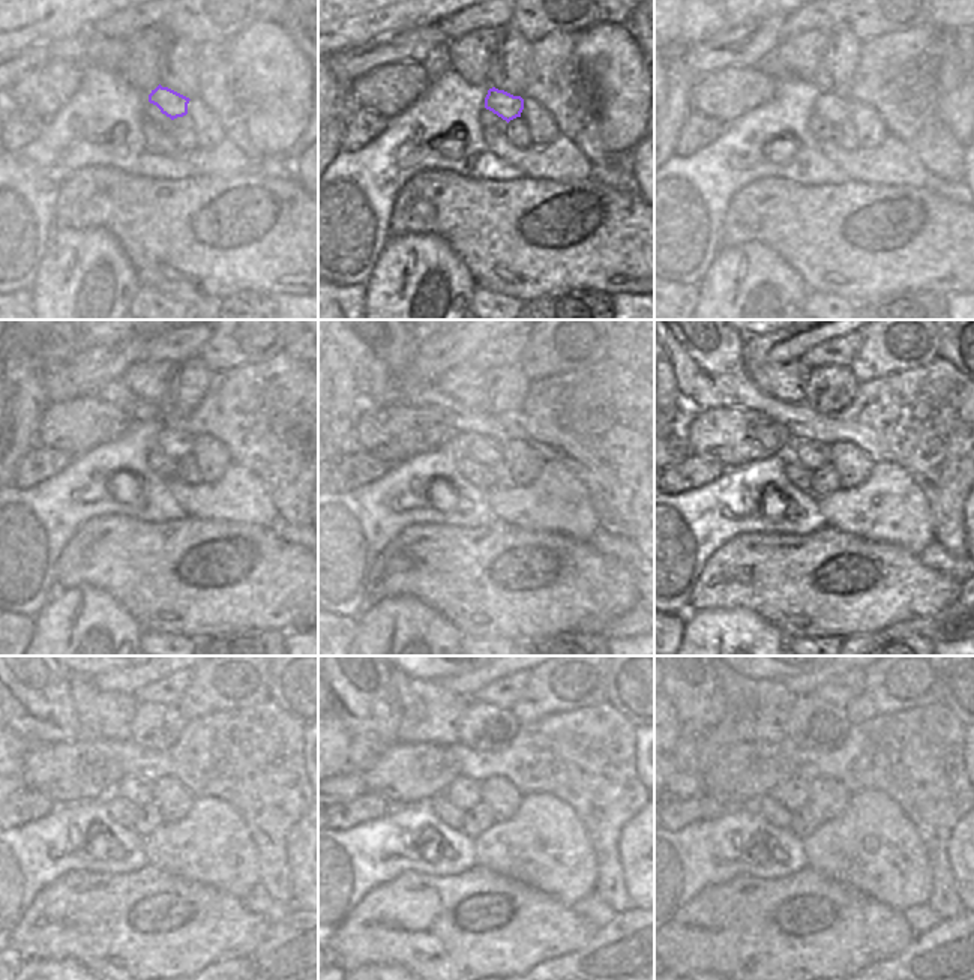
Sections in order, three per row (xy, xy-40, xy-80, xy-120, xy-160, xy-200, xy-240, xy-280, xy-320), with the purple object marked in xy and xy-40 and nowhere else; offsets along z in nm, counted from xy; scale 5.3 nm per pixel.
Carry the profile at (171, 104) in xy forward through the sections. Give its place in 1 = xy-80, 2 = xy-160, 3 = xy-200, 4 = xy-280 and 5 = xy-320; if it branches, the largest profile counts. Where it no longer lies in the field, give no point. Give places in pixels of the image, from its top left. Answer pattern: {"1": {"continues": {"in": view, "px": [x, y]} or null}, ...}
{"1": {"continues": {"in": "xy-80", "px": [830, 105]}}, "2": {"continues": {"in": "xy-160", "px": [486, 452]}}, "3": {"continues": {"in": "xy-200", "px": [812, 455]}}, "4": {"continues": {"in": "xy-280", "px": [464, 793]}}, "5": {"continues": {"in": "xy-320", "px": [793, 794]}}}

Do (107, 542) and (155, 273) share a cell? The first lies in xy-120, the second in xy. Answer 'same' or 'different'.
same

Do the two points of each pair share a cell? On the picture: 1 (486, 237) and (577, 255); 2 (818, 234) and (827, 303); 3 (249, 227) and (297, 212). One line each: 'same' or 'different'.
1: same
2: different
3: same

